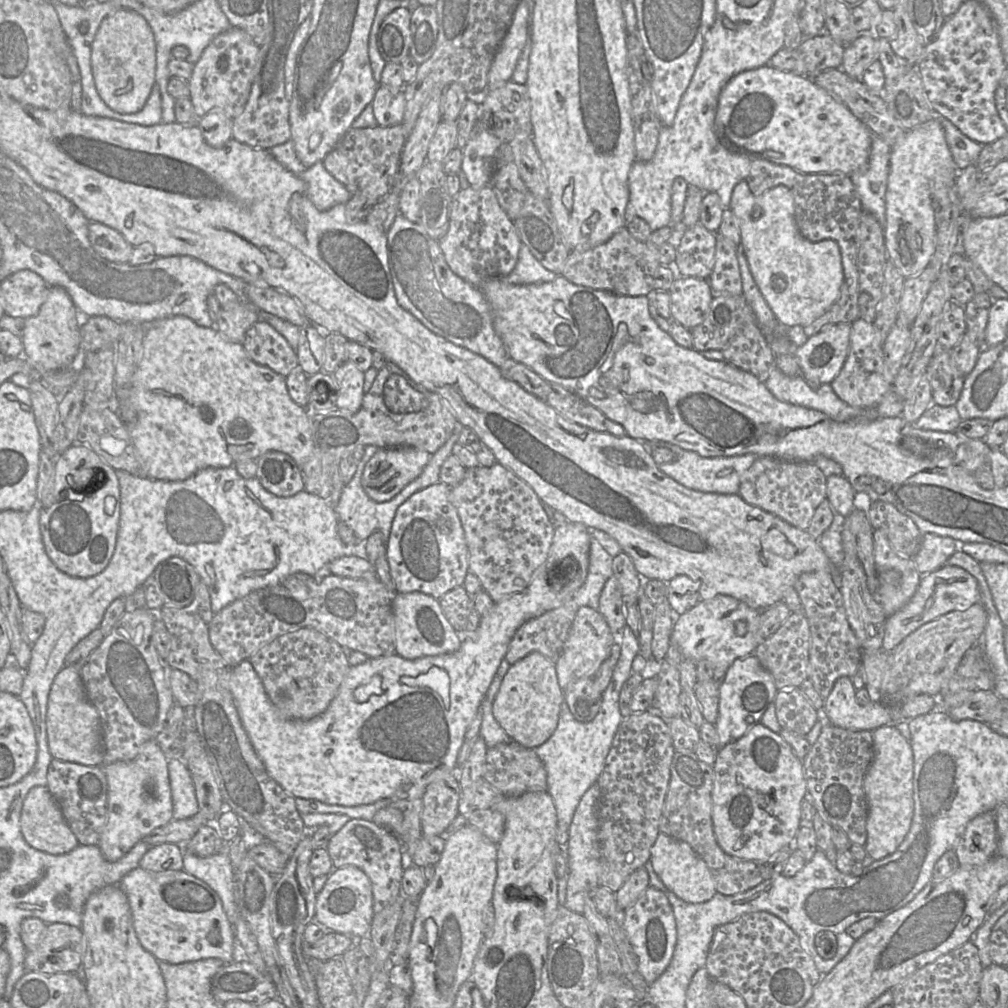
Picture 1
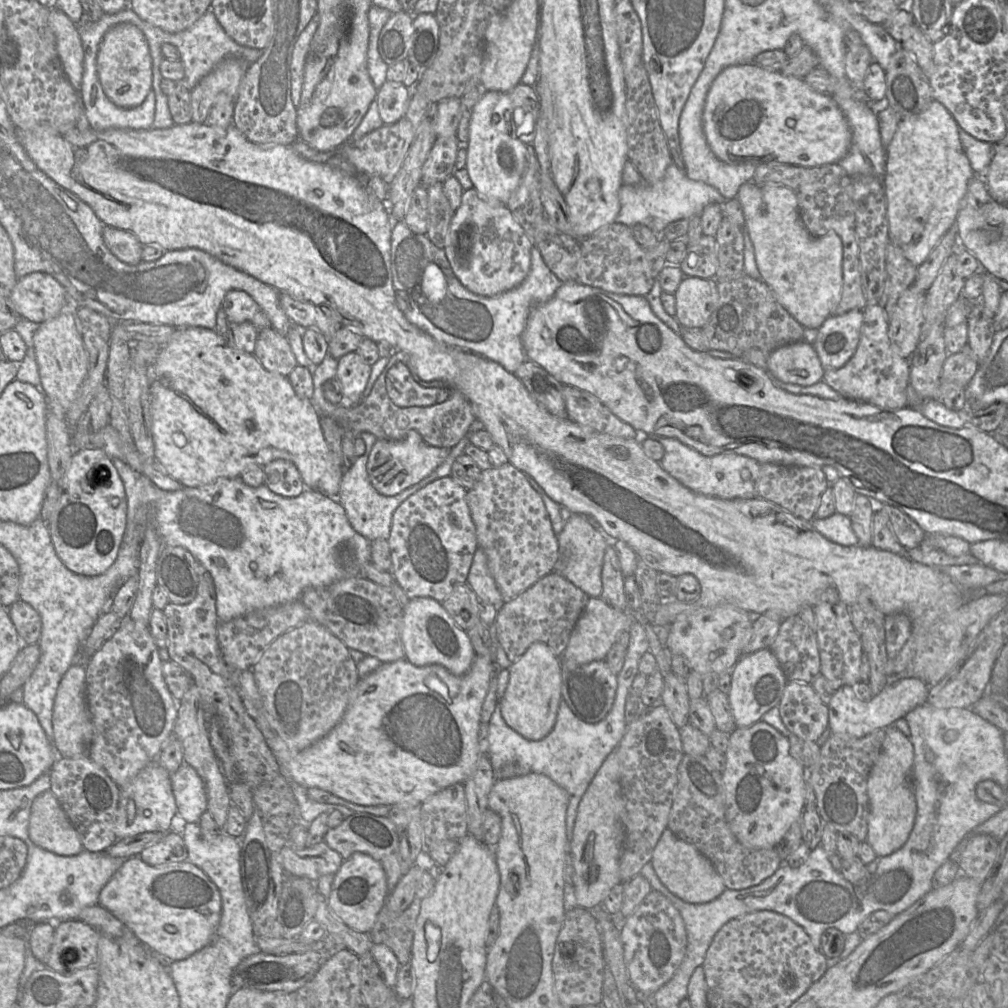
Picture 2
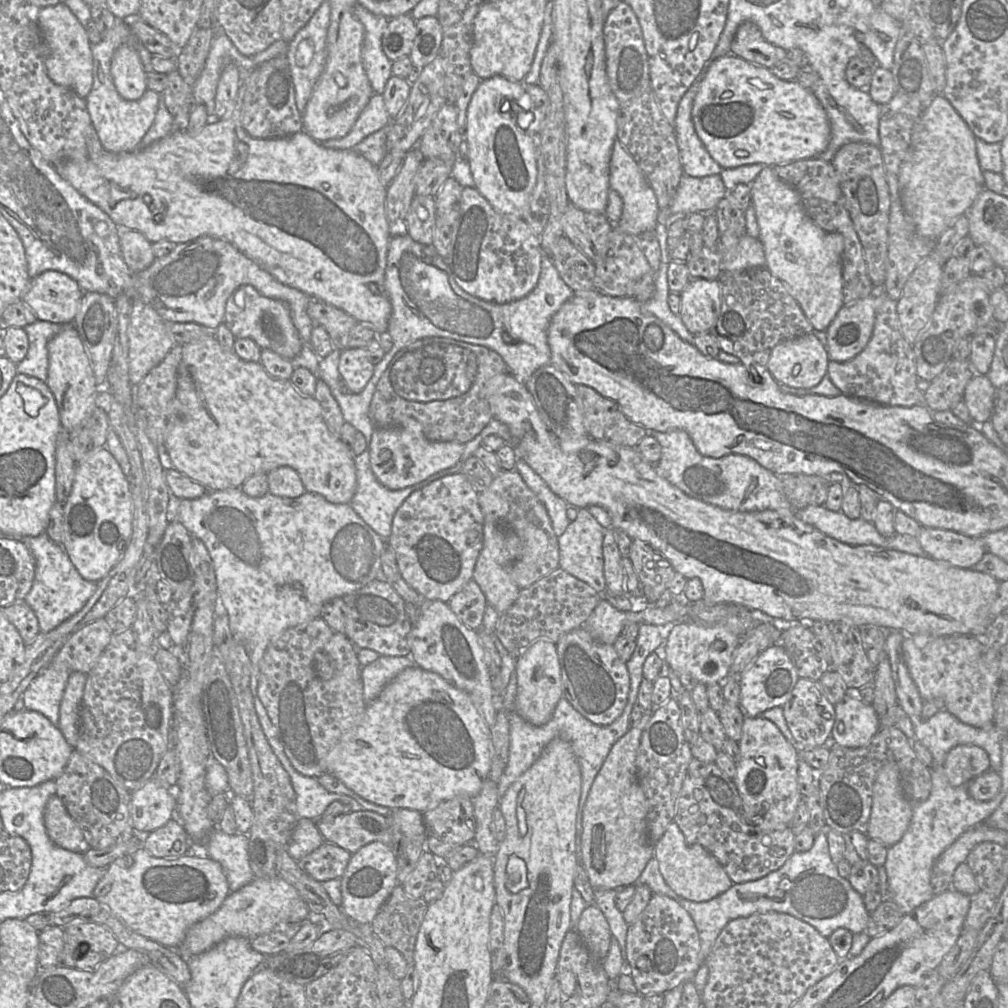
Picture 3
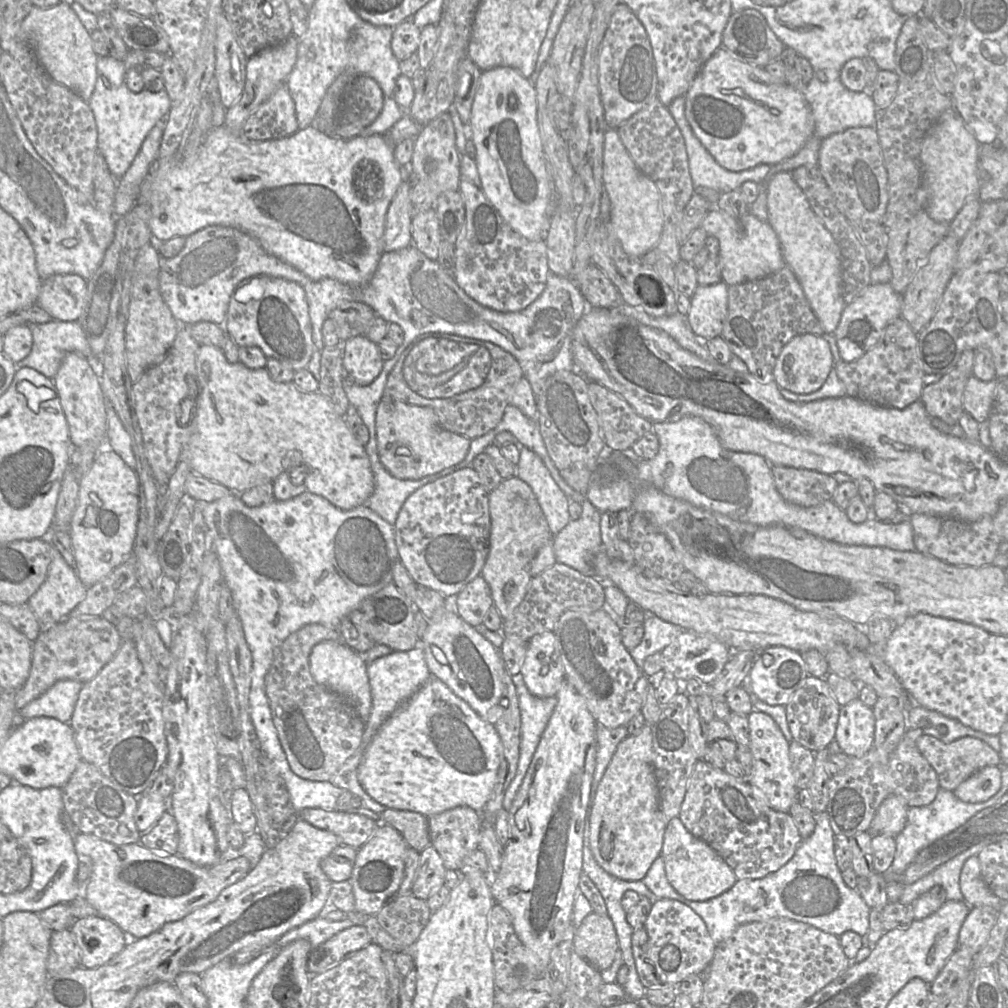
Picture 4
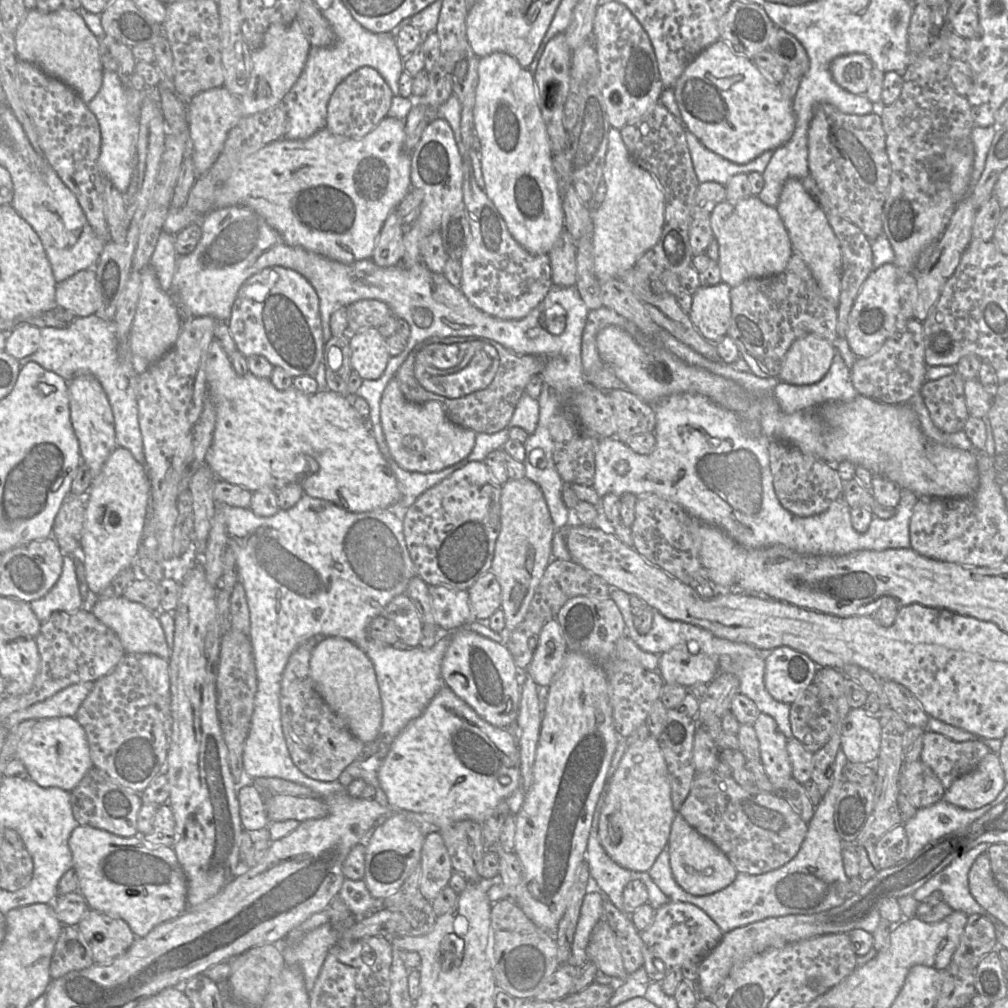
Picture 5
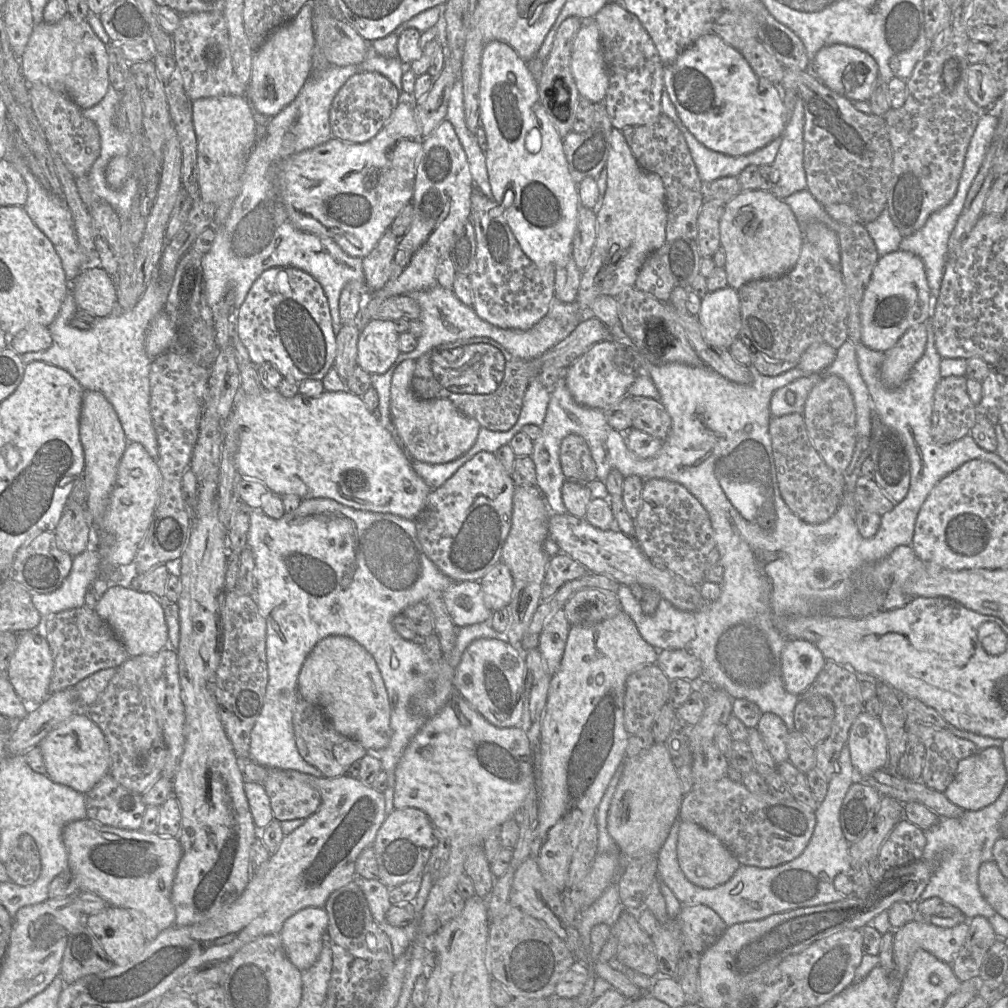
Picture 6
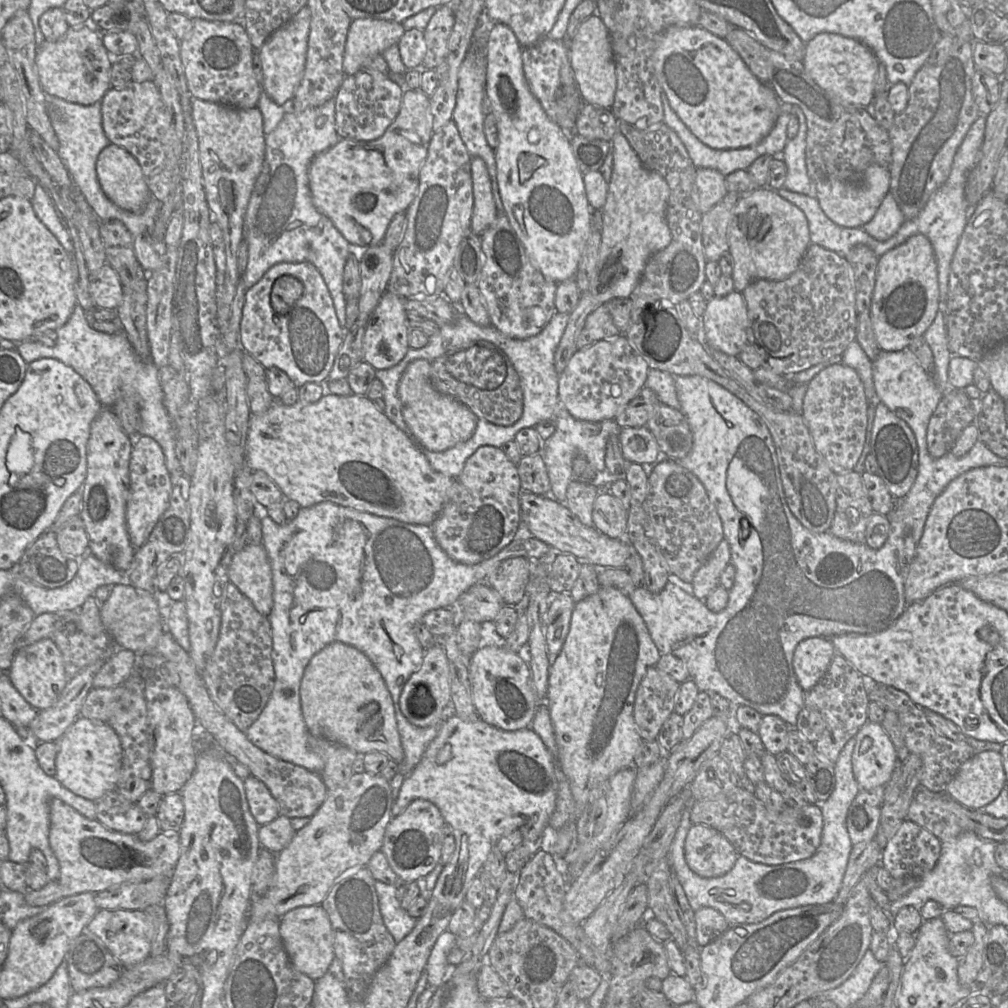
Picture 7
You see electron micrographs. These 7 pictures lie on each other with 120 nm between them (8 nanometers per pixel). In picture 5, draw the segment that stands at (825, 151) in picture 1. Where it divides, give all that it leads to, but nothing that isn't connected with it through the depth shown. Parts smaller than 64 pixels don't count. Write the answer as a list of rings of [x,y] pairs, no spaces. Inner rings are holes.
[[[722,39],[717,40],[703,50],[684,70],[674,86],[674,96],[679,107],[681,116],[693,135],[710,151],[723,158],[736,163],[746,164],[757,158],[767,150],[775,150],[789,141],[795,129],[795,116],[792,108],[792,101],[785,97],[780,84],[769,81],[753,63],[753,60],[736,53],[730,45]]]

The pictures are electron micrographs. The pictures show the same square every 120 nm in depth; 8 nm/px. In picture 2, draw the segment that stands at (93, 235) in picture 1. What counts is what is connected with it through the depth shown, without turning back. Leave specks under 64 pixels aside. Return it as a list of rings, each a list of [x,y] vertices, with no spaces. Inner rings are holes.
[[[104,226],[102,236],[106,247],[121,262],[132,266],[142,262],[143,245],[131,232]]]

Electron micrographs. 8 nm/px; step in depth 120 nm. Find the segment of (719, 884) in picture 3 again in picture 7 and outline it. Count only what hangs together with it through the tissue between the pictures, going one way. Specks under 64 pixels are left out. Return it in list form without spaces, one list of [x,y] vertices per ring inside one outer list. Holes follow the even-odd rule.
[[[692,824],[686,836],[684,852],[689,868],[704,878],[725,875],[739,857],[721,832],[703,824]]]

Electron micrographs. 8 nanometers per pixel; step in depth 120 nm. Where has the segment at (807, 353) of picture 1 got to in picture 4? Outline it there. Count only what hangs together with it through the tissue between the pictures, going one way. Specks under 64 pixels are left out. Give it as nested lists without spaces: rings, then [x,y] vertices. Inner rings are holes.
[[[890,282],[869,284],[852,301],[848,301],[833,333],[842,361],[855,361],[876,345],[887,325],[901,317],[902,305],[902,294],[897,293]]]

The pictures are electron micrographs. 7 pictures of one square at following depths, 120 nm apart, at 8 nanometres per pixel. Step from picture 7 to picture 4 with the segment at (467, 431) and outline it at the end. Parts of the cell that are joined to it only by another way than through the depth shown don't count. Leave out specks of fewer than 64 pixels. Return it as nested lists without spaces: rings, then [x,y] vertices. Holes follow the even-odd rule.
[[[383,396],[376,411],[376,442],[380,462],[395,478],[419,480],[461,463],[471,440],[439,425],[431,407],[420,407]]]

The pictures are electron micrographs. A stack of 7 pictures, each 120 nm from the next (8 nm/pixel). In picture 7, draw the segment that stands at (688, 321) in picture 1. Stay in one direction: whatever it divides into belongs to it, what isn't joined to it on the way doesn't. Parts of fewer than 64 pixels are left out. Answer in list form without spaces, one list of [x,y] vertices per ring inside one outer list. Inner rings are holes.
[[[734,290],[725,297],[715,296],[707,302],[701,317],[702,339],[709,348],[738,356],[748,343],[748,325],[743,295]]]

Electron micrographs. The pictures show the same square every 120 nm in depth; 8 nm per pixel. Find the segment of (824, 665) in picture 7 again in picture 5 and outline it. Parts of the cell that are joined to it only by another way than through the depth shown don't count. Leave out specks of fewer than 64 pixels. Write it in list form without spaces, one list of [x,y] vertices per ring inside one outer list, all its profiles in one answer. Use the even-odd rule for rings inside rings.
[[[779,646],[765,657],[764,685],[777,701],[791,704],[813,682],[816,662],[806,653]]]

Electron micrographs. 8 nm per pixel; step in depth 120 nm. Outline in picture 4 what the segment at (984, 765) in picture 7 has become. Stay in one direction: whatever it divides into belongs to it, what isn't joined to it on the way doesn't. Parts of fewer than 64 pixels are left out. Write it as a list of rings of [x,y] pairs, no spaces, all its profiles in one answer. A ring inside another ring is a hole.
[[[987,766],[963,781],[953,792],[966,803],[985,802],[1001,788],[1001,766]]]

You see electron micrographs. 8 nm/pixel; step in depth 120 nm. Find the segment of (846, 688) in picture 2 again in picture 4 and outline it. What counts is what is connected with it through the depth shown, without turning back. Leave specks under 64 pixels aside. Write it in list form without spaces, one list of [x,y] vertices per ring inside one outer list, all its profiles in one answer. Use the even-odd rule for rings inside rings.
[[[857,698],[841,706],[835,739],[844,754],[864,756],[874,744],[875,716],[873,709]]]

